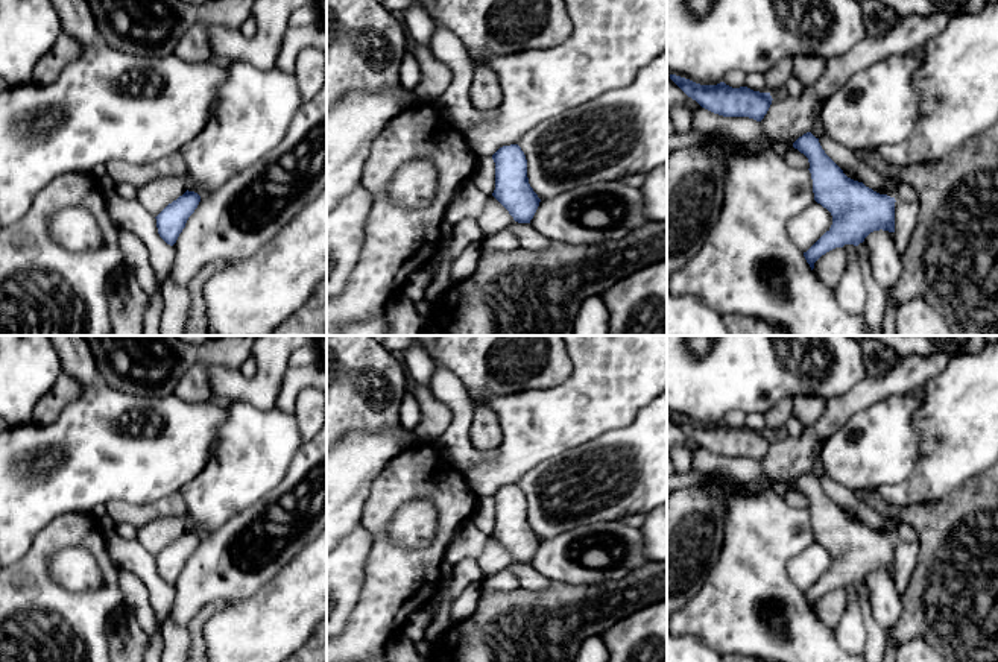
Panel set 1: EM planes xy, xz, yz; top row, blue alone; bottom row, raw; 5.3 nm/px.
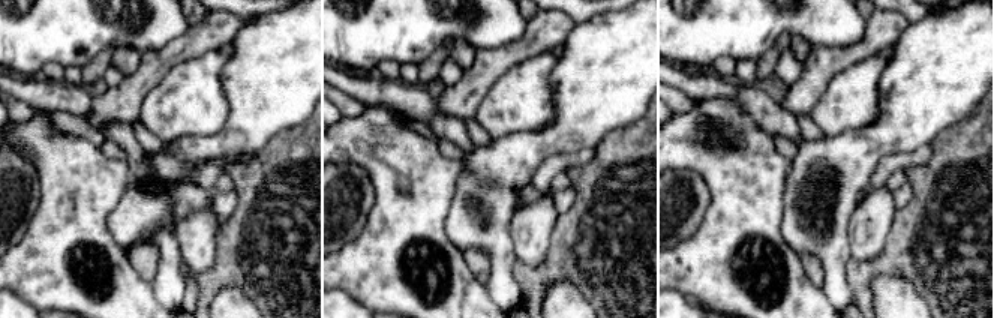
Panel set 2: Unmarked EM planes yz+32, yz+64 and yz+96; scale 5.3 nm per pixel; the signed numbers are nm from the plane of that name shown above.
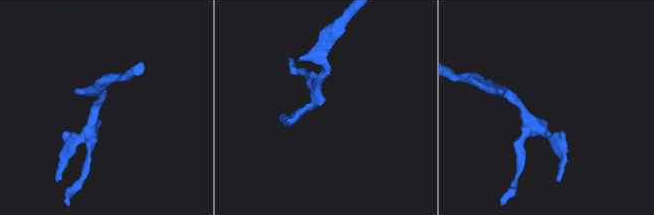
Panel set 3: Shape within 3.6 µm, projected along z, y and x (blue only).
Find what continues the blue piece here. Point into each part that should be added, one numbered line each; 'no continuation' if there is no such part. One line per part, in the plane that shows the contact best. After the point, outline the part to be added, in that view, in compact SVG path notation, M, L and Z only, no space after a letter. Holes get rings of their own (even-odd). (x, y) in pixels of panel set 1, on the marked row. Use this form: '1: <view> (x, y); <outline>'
no continuation

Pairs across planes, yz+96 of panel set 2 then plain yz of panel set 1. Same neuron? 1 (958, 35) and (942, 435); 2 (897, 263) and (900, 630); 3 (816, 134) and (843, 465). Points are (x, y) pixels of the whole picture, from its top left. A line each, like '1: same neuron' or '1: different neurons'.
1: same neuron
2: same neuron
3: different neurons

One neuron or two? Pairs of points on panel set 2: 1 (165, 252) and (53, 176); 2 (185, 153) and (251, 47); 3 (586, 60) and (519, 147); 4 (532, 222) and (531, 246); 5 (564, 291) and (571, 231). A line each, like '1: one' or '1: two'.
1: two
2: one
3: one
4: one
5: two

